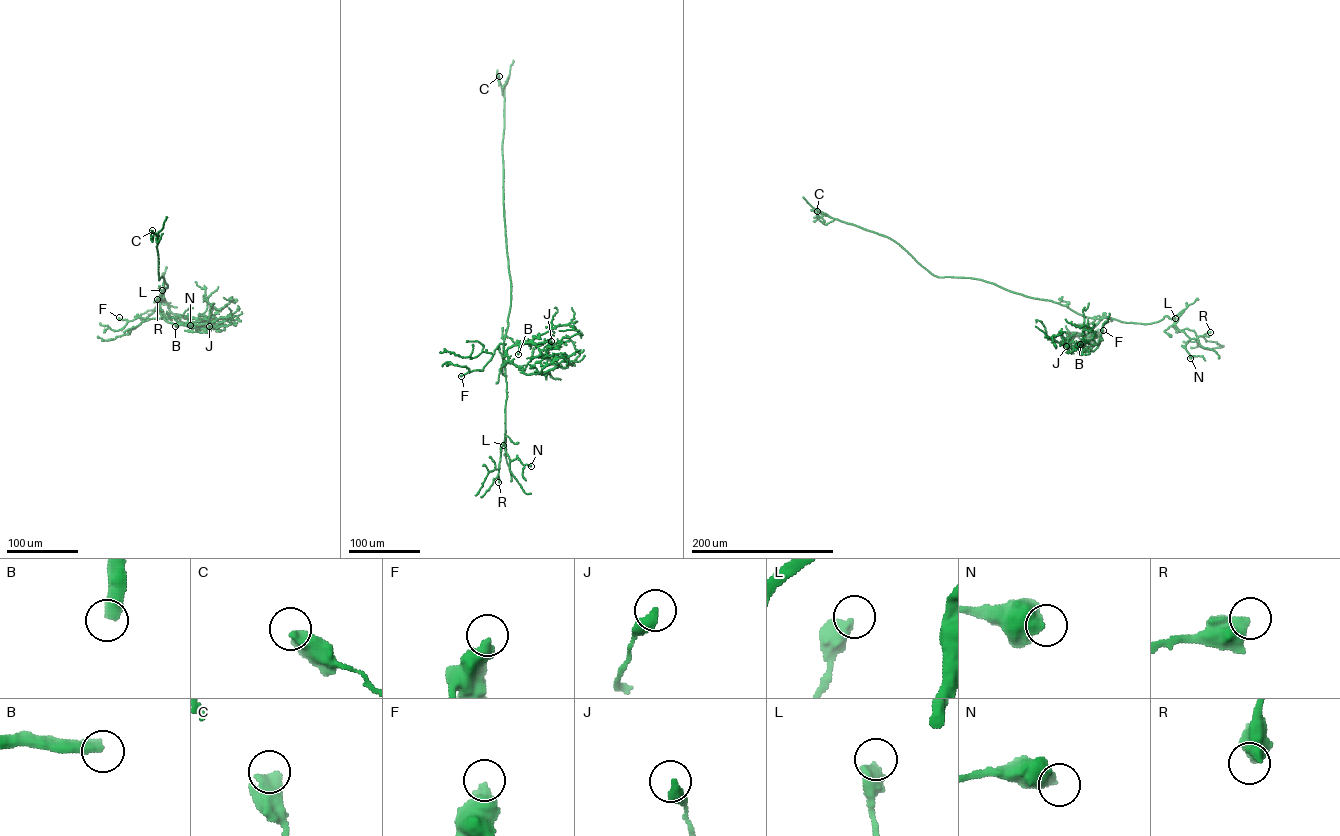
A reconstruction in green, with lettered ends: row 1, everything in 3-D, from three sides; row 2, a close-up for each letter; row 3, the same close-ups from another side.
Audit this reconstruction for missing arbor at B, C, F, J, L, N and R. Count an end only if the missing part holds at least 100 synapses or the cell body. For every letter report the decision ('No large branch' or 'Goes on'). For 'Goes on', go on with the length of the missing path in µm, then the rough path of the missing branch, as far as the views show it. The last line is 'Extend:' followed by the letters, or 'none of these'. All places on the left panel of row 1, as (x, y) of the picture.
B: Goes on. Missing length about 20 µm
C: No large branch
F: No large branch
J: No large branch
L: No large branch
N: No large branch
R: No large branch
Extend: B

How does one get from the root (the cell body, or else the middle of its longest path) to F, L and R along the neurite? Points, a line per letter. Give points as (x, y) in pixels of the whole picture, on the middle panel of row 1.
F: (510, 304), (503, 344), (504, 366), (505, 351), (500, 343), (482, 370), (461, 376)
L: (510, 304), (503, 344), (505, 453), (503, 445)
R: (510, 304), (503, 344), (506, 452), (504, 443), (498, 482)

